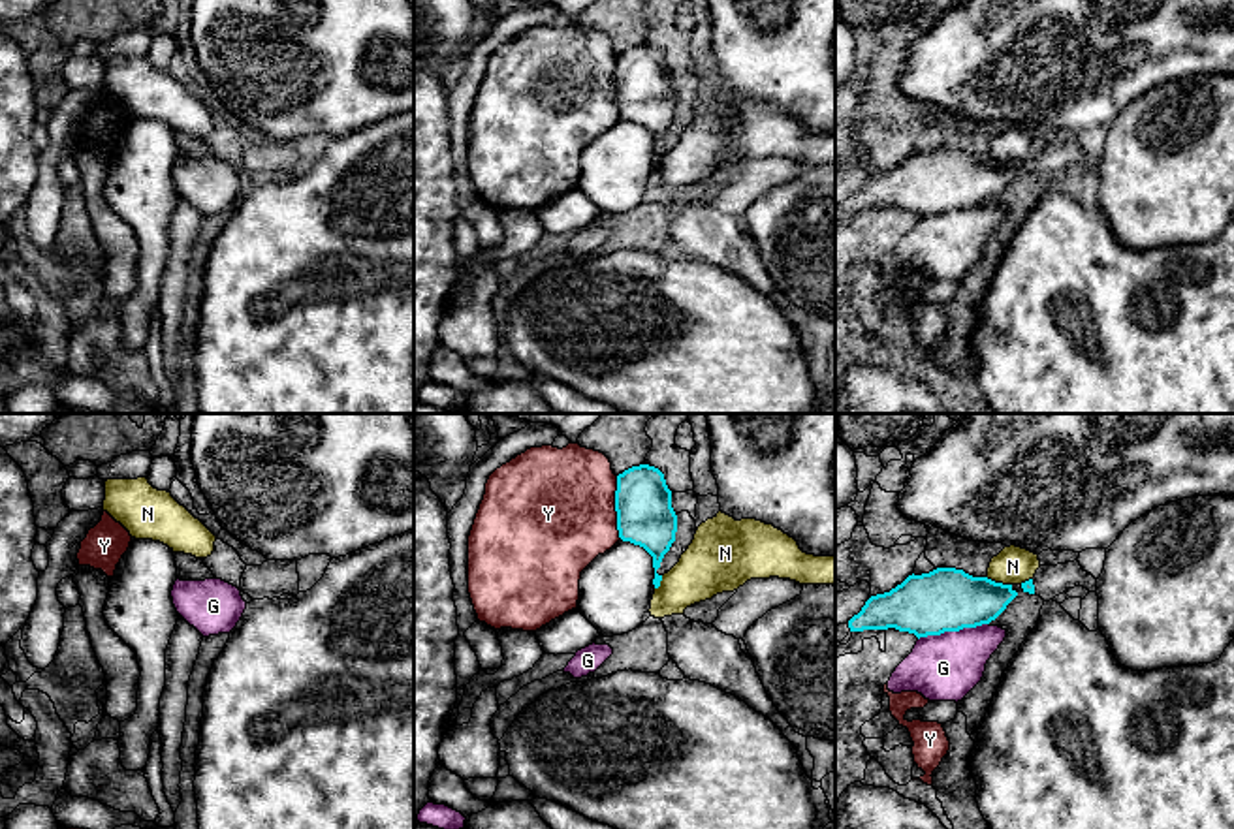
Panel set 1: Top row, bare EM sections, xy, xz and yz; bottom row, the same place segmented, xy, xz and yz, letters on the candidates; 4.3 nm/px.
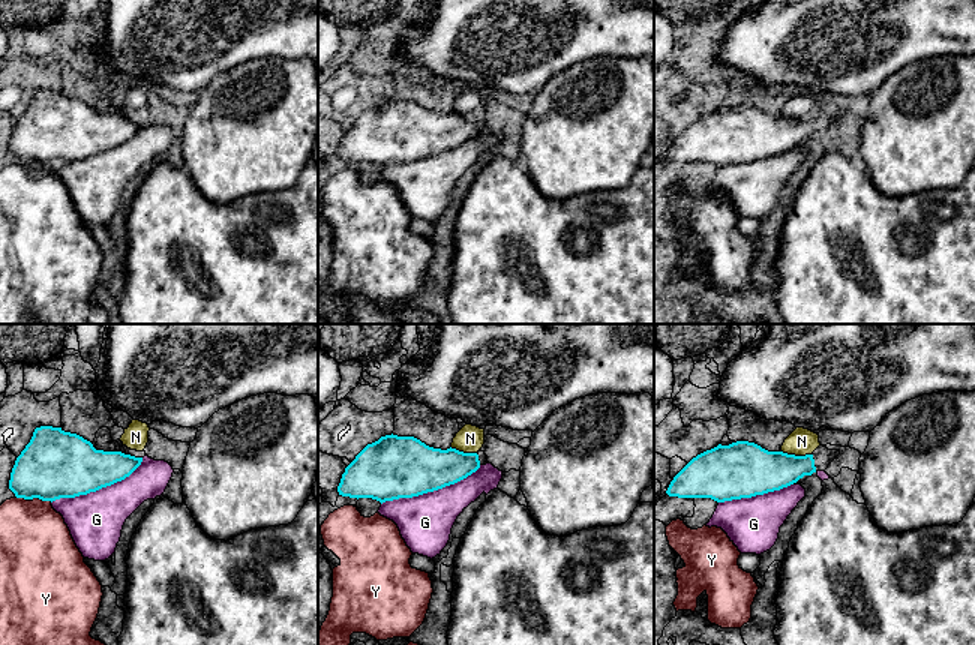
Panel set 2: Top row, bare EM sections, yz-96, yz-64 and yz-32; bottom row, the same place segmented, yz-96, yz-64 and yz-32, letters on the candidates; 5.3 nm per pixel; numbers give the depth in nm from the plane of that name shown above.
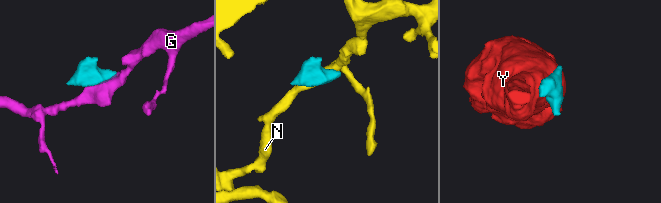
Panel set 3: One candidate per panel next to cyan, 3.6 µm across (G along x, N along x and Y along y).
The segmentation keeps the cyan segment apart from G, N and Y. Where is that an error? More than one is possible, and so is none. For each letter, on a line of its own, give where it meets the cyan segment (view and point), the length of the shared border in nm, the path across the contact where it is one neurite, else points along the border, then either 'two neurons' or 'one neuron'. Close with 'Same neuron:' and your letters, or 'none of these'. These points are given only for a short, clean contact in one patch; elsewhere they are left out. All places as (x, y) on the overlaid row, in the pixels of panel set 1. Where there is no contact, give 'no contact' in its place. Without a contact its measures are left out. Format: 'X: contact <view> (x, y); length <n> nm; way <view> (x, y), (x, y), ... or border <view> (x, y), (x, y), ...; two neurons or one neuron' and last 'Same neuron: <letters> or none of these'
G: contact yz (952, 630); length 320 nm; two neurons
N: contact yz (999, 583); length 120 nm; border yz (986, 576), (1011, 585); two neurons
Y: contact xz (616, 508); length 280 nm; two neurons
Same neuron: none of these

